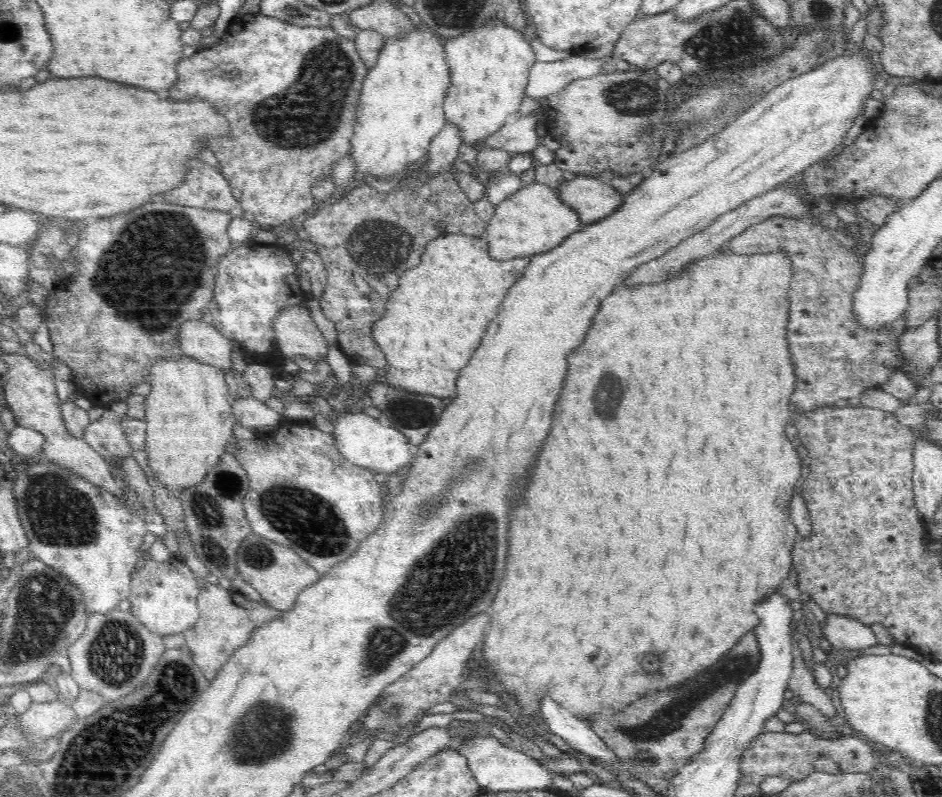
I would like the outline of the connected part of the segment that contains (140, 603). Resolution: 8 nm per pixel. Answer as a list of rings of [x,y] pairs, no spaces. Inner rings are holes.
[[[148,558],[146,564],[131,580],[127,596],[131,604],[130,611],[148,630],[156,634],[168,636],[184,632],[194,626],[199,617],[197,596],[202,589],[199,582],[186,562],[181,562],[177,558],[165,562]]]

